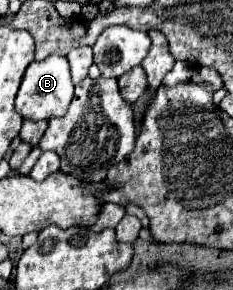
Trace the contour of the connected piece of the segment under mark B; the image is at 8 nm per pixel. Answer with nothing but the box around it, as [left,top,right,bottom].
[16,56,74,120]

